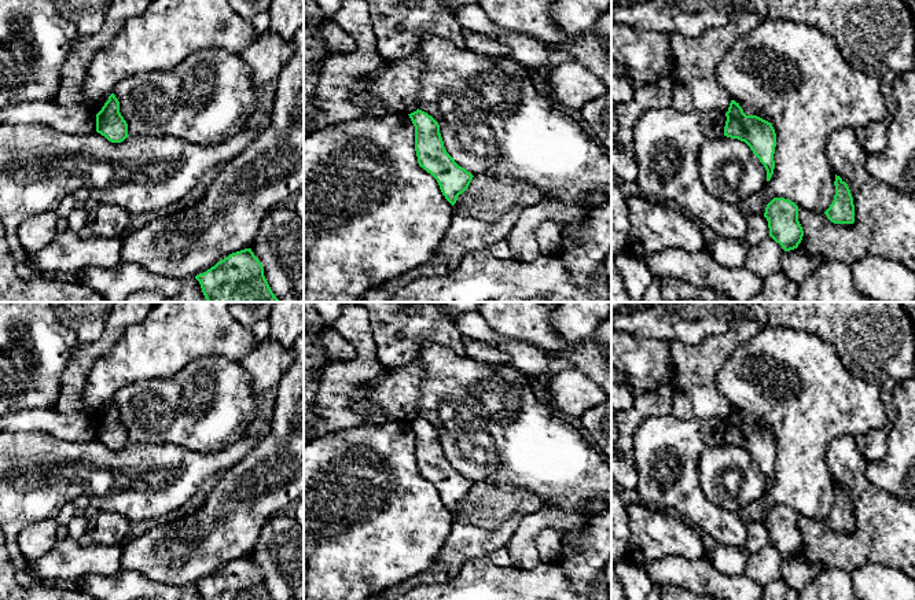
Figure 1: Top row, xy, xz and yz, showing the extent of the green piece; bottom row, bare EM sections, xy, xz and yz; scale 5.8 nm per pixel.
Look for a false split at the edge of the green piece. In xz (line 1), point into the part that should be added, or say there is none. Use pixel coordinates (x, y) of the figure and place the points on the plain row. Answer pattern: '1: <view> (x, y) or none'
1: none

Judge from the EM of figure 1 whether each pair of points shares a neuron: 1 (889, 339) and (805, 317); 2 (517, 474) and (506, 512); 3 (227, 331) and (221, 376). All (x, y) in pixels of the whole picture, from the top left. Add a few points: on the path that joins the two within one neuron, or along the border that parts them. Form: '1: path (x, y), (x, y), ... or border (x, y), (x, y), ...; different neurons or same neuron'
1: path (868, 328), (857, 317), (826, 317); same neuron
2: border (482, 481), (522, 486), (531, 490), (541, 503); different neurons
3: border (193, 359), (223, 356), (238, 361); different neurons

